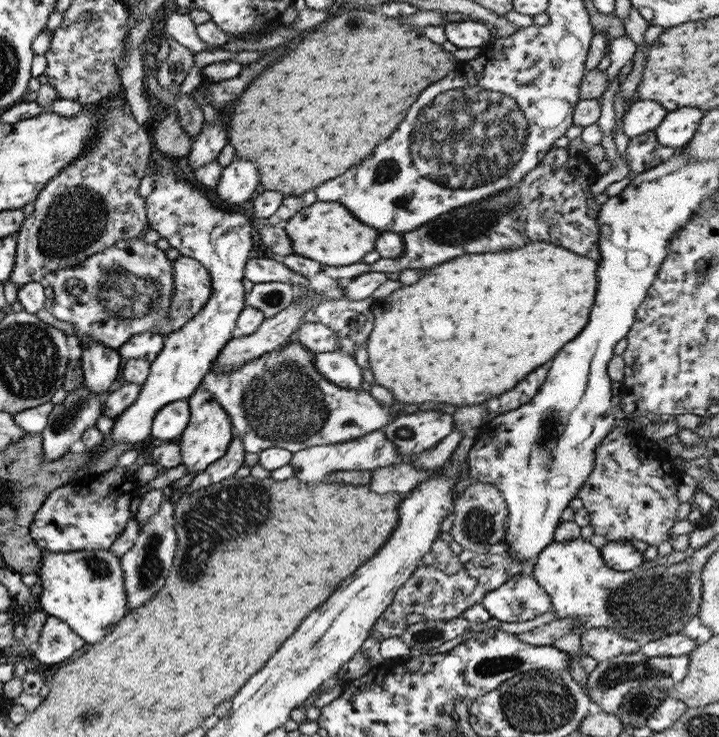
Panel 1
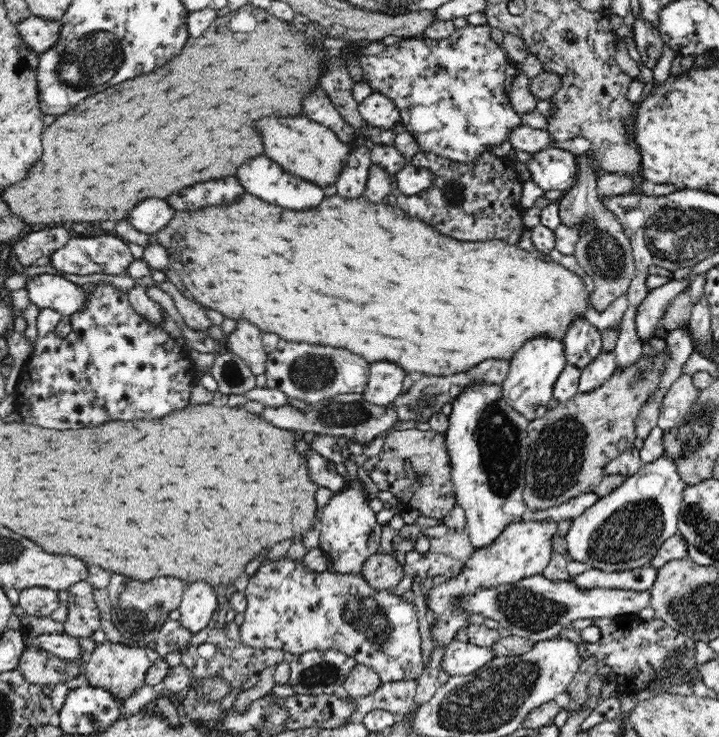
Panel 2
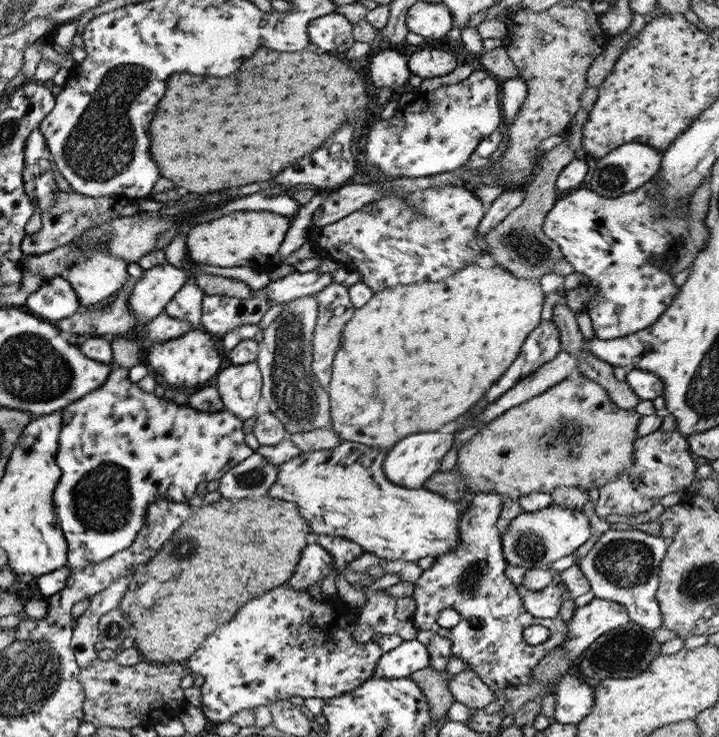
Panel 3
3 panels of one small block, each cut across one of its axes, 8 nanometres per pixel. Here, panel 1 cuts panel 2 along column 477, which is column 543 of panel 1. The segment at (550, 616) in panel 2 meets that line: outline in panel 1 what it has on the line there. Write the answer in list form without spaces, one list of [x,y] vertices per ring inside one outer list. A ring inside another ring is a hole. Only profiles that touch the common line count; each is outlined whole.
[[[529,573],[514,576],[482,600],[492,618],[502,622],[526,622],[550,610],[550,597]]]

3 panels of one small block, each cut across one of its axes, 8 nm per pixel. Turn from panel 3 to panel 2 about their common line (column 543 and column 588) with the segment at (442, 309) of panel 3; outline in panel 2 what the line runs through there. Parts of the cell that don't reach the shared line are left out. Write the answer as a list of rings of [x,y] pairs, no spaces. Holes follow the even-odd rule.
[[[244,194],[232,206],[210,206],[200,212],[178,212],[172,222],[168,222],[162,230],[154,235],[158,243],[167,250],[170,266],[183,281],[191,298],[204,308],[212,308],[221,312],[224,317],[234,320],[246,319],[263,332],[277,334],[281,339],[290,342],[306,342],[306,344],[324,344],[332,348],[344,348],[354,352],[366,362],[374,363],[382,360],[394,362],[406,373],[420,372],[423,375],[448,376],[470,370],[472,366],[497,358],[510,360],[515,352],[524,346],[524,342],[547,336],[562,342],[570,324],[578,318],[586,318],[590,308],[591,293],[586,282],[577,273],[556,263],[540,259],[533,252],[526,251],[518,245],[510,245],[502,240],[488,240],[466,244],[464,241],[452,240],[423,220],[408,216],[397,206],[388,206],[385,202],[374,204],[364,195],[358,198],[342,198],[337,194],[325,197],[320,208],[310,212],[294,212],[274,204],[268,204],[256,196]]]

